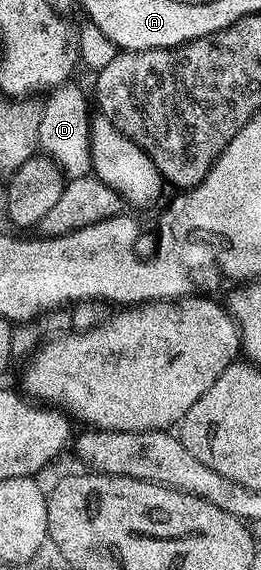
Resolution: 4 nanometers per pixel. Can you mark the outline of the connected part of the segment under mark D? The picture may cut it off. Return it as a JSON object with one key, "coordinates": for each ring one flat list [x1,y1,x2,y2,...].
{"coordinates":[[67,81,53,88,42,103,42,116,38,130,38,146,47,156,56,160,67,180,91,174,90,120,92,103,88,95,78,88,77,82]]}

